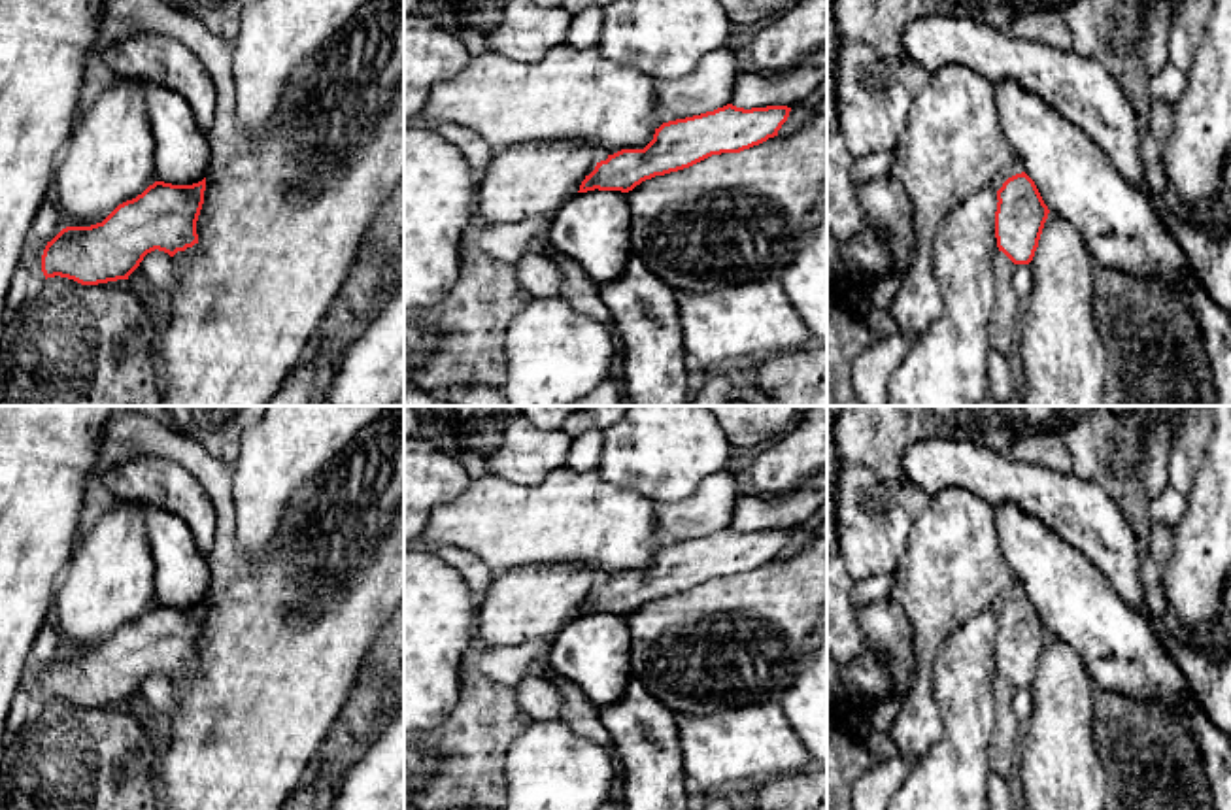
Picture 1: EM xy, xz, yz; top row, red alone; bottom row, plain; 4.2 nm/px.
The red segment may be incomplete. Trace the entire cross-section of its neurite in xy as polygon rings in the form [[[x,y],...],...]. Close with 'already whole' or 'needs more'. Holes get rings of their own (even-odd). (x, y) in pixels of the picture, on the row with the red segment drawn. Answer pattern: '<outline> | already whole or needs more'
[[[206,177],[193,185],[155,181],[142,194],[119,204],[102,223],[91,227],[66,227],[42,255],[42,272],[47,278],[68,278],[81,285],[98,285],[128,276],[143,257],[155,249],[174,257],[198,244],[196,221],[204,204]]] | already whole

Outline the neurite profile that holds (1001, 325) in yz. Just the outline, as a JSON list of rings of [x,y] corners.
[[[997,251],[993,259],[993,274],[997,279],[997,306],[989,319],[989,344],[1004,357],[1014,351],[1012,336],[1020,310],[1018,295],[1012,287],[1014,272],[1016,264],[1003,251]]]

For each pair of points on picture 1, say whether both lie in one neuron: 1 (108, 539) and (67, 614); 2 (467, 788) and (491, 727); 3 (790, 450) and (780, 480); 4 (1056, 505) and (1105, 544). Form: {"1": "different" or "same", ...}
{"1": "same", "2": "same", "3": "same", "4": "same"}

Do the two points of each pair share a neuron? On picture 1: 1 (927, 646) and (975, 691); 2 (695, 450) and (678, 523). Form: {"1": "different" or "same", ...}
{"1": "different", "2": "different"}

